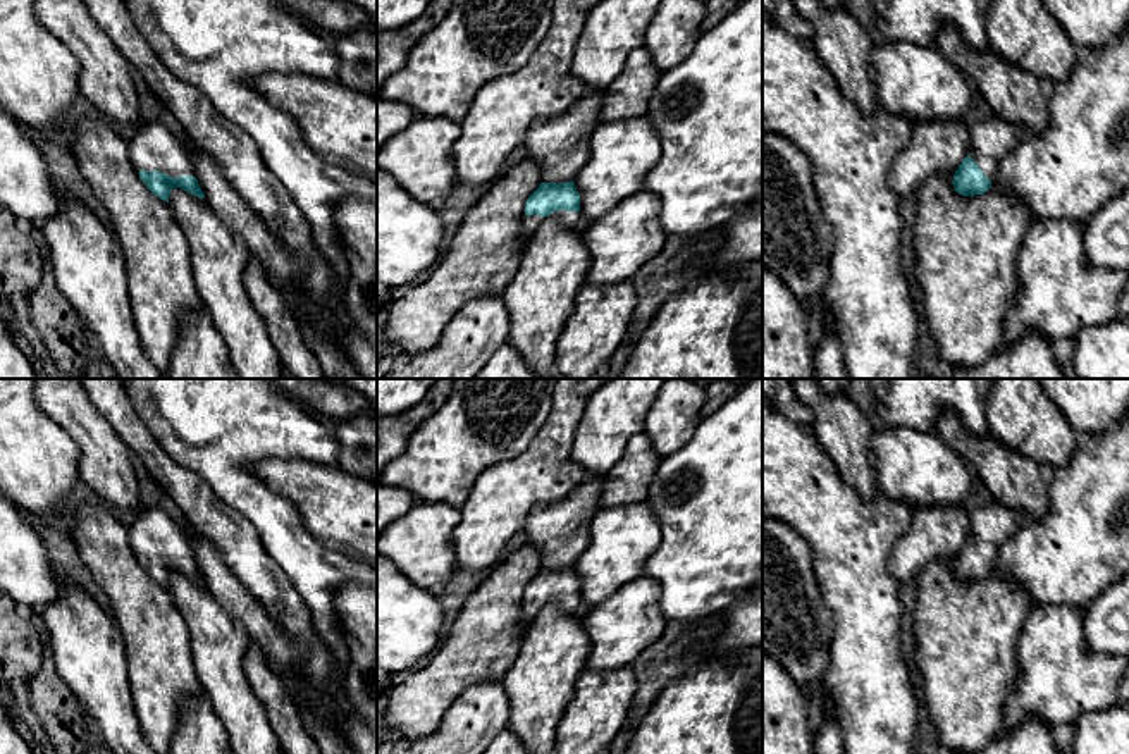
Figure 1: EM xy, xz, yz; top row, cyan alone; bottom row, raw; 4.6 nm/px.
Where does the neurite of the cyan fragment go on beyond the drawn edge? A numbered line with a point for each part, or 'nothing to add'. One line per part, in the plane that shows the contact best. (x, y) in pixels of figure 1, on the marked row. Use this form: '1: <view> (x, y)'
1: xy (155, 145)

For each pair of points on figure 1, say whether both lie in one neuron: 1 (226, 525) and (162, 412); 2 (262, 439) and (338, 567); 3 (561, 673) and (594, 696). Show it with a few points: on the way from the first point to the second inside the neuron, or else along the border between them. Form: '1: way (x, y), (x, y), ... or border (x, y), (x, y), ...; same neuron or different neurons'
1: border (162, 450), (193, 470), (224, 501); different neurons
2: way (246, 475), (246, 491), (302, 546); same neuron
3: border (586, 668), (575, 686), (575, 696), (558, 720); different neurons

